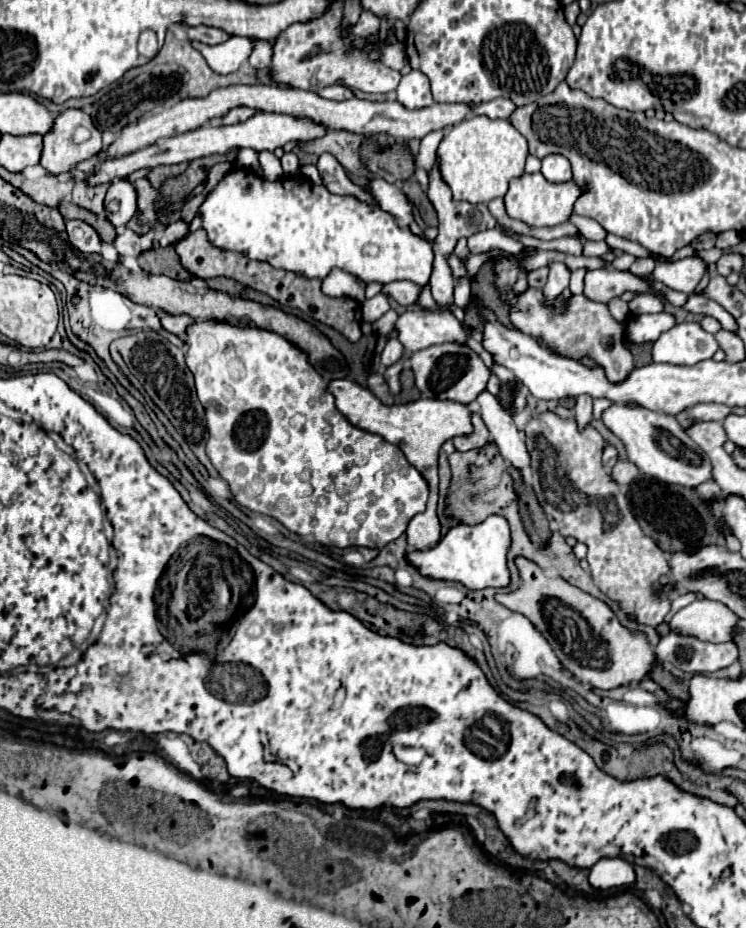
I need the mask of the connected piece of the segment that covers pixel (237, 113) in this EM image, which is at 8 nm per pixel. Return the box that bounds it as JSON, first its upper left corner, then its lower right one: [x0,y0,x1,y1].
[221,107,255,125]

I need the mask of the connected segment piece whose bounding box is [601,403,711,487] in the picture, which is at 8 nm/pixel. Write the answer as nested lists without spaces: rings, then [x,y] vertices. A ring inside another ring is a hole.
[[[615,403],[603,411],[601,419],[613,431],[613,435],[621,439],[629,461],[635,463],[645,477],[657,479],[667,485],[685,487],[695,487],[711,479],[709,457],[703,455],[703,449],[693,443],[693,439],[683,431],[683,427],[673,415],[649,411],[645,407],[629,407]]]

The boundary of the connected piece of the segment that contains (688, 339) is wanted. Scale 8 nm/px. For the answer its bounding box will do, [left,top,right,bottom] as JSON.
[651,323,717,365]

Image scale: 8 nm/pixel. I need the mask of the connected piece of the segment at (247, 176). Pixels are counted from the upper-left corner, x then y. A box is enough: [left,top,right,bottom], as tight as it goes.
[199,167,433,285]

